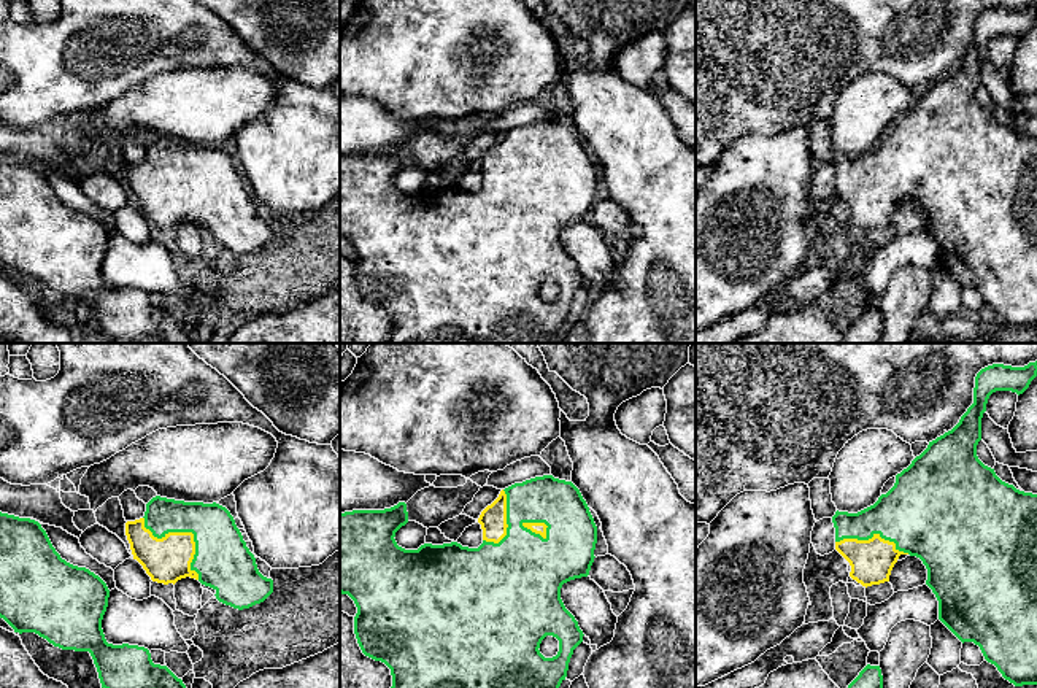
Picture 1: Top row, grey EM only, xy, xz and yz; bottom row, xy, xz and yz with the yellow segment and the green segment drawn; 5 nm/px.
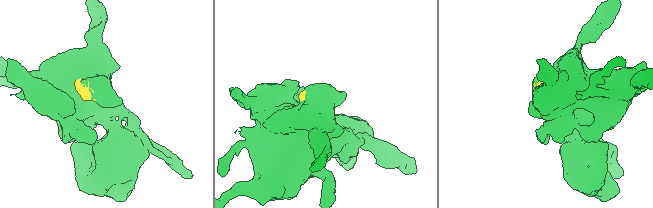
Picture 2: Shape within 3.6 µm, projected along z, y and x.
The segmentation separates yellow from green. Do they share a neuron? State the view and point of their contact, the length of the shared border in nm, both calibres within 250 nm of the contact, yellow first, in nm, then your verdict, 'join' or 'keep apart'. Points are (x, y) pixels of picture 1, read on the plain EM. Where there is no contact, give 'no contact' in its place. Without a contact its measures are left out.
xy (186, 177) | 420 nm | 240/280 nm | join

